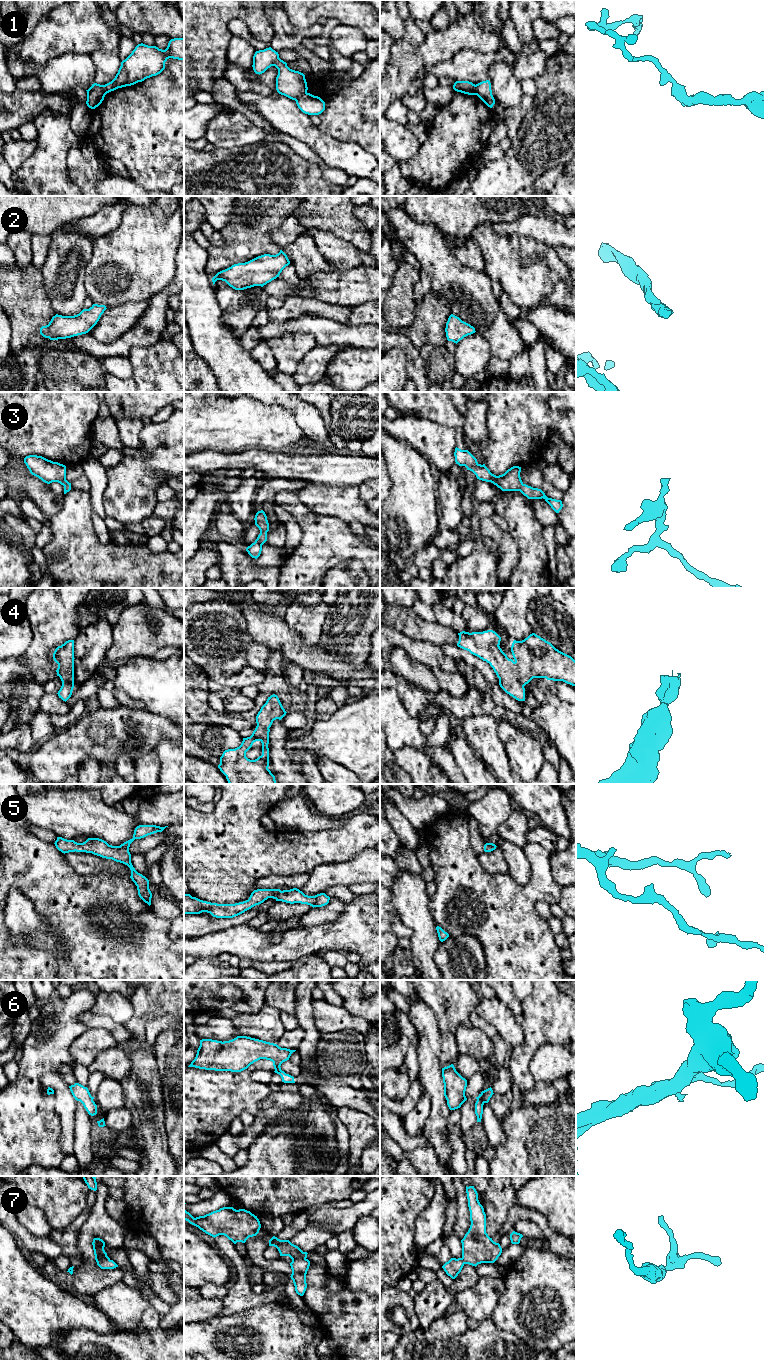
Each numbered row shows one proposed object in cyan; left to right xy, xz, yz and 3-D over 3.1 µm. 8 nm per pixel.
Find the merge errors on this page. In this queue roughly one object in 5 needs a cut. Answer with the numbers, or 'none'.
none

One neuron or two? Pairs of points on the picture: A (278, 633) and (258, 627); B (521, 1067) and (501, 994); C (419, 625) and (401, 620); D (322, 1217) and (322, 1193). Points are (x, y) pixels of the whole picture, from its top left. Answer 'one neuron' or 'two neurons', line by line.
A: one neuron
B: two neurons
C: one neuron
D: two neurons

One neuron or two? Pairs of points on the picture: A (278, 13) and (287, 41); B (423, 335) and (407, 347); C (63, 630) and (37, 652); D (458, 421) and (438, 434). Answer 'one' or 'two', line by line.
A: one
B: two
C: one
D: two

